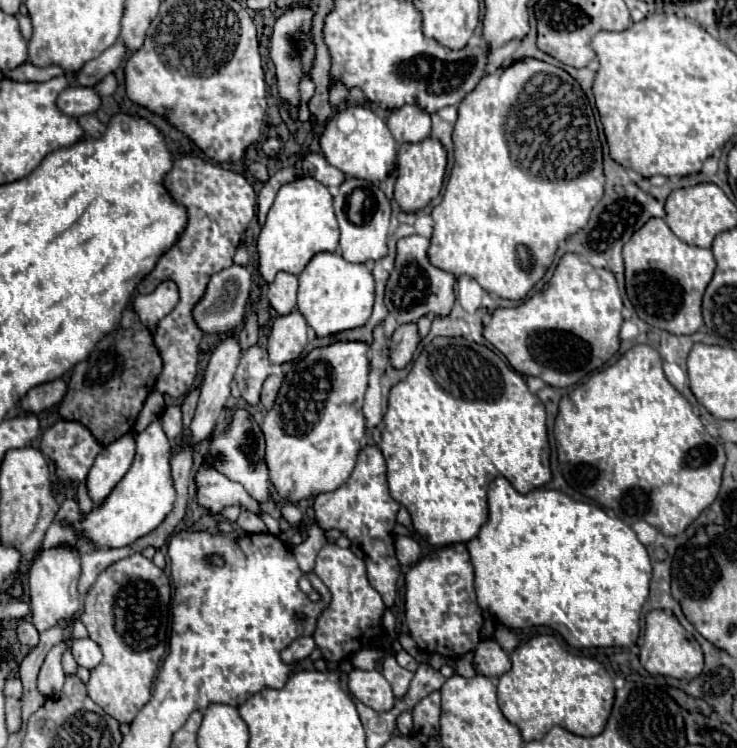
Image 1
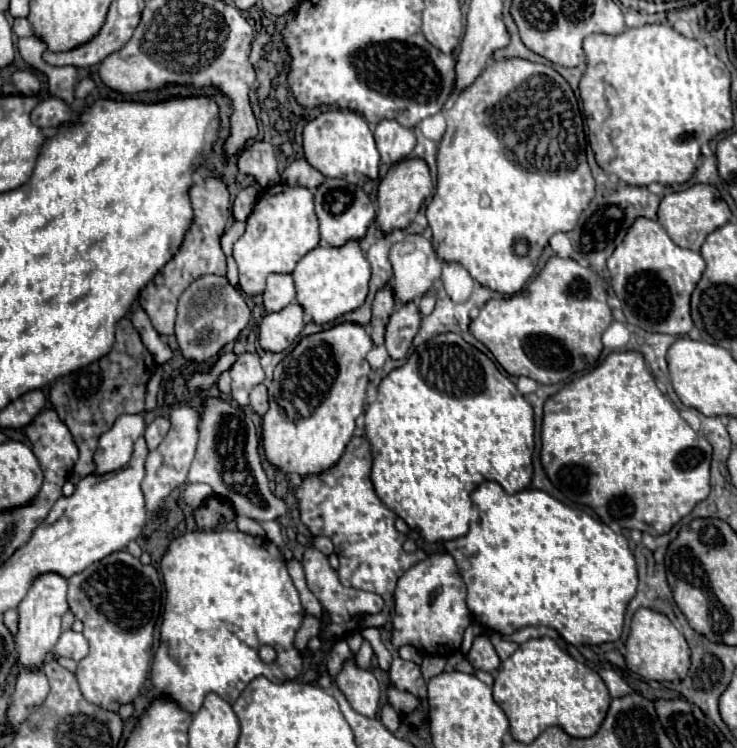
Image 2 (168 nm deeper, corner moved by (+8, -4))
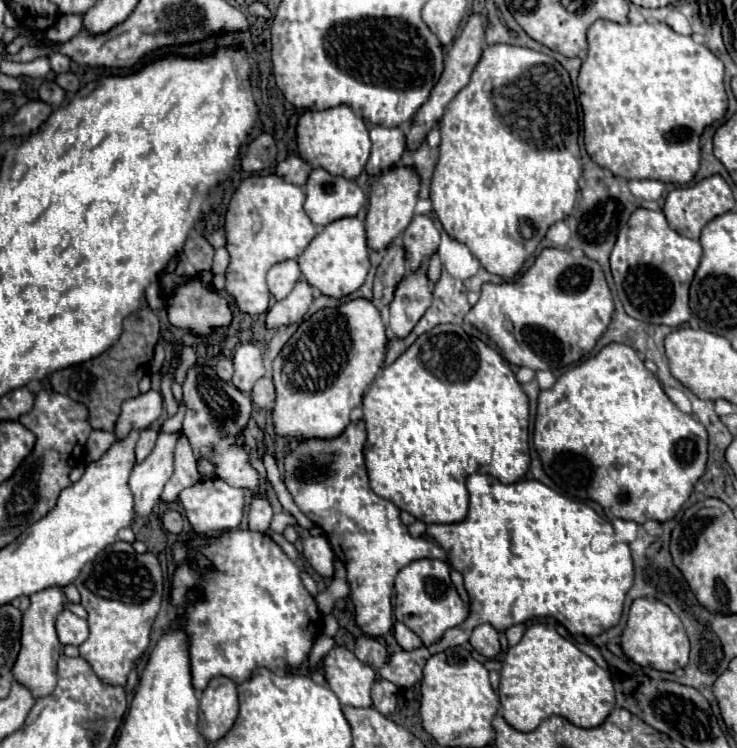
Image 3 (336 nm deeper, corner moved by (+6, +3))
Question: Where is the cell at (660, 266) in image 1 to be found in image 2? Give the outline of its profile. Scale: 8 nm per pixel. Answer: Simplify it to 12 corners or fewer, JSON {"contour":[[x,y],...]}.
{"contour":[[639,217],[607,259],[631,325],[693,329],[701,253]]}

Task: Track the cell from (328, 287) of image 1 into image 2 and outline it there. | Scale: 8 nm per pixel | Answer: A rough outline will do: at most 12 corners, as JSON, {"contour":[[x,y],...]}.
{"contour":[[349,241],[315,247],[291,277],[325,325],[365,303],[371,267]]}

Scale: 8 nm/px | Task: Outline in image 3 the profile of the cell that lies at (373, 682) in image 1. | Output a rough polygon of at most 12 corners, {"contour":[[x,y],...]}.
{"contour":[[345,646],[323,658],[343,706],[371,706],[375,670]]}

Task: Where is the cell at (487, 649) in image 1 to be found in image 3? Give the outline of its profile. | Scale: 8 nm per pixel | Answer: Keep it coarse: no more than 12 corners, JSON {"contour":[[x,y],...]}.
{"contour":[[481,624],[469,638],[475,652],[495,656],[501,650],[499,634]]}

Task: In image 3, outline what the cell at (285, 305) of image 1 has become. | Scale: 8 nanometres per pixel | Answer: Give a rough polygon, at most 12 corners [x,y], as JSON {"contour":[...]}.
{"contour":[[297,260],[275,264],[267,274],[277,300],[293,290],[301,278]]}

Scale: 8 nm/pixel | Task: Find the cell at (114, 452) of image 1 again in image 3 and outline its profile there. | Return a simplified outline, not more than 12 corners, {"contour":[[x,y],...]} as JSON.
{"contour":[[157,390],[127,400],[115,424],[117,438],[143,430],[161,416]]}

